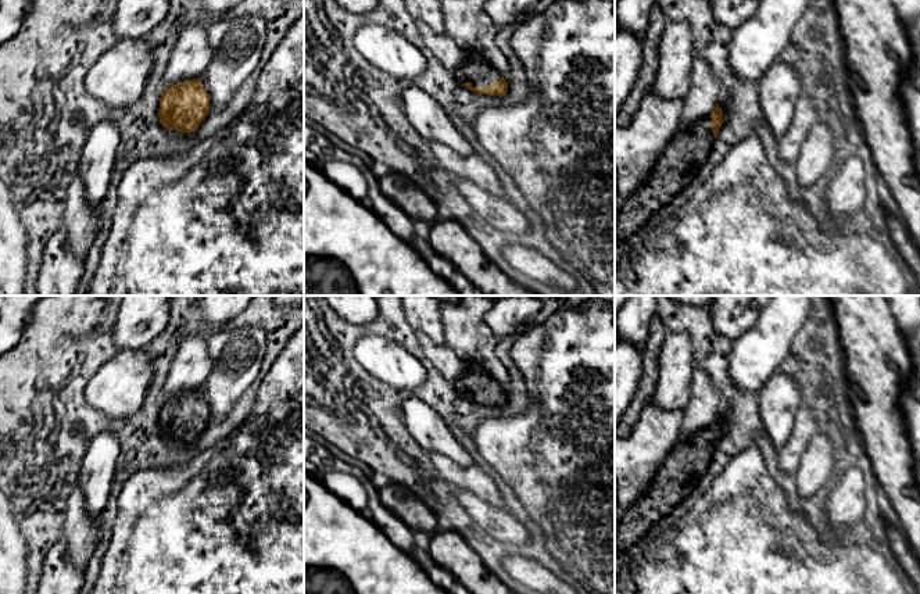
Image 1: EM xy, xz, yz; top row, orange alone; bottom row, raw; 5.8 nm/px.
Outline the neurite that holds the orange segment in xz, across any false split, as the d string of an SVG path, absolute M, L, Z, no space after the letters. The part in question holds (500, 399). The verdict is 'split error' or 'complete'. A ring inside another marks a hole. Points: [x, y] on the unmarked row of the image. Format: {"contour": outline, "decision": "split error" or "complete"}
{"contour": "M466 359L466 372L455 386L465 398L480 407L502 408L508 404L508 393L502 384L473 359Z", "decision": "split error"}

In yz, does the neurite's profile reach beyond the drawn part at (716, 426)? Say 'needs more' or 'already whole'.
needs more

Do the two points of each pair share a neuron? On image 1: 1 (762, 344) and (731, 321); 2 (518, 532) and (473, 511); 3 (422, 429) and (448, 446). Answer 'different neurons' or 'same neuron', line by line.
1: different neurons
2: same neuron
3: same neuron

